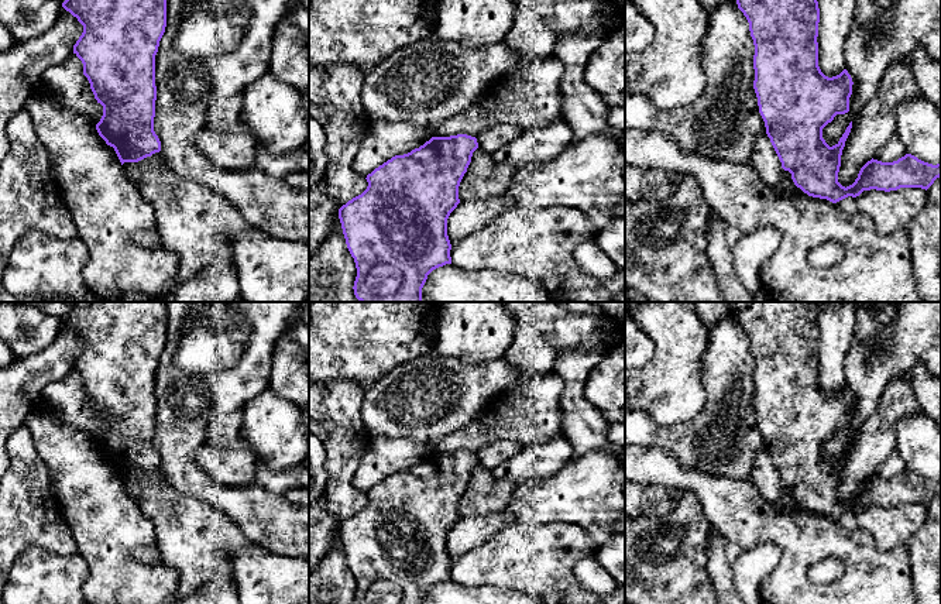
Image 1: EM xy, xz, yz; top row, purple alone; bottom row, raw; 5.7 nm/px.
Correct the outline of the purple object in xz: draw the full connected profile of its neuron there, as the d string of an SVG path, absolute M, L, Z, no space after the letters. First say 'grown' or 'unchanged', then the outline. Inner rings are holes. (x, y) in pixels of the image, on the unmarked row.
unchanged; M432 453L367 491L367 505L339 525L357 593L353 604L423 604L427 591L451 580L447 535L460 519L459 502L478 464L475 453Z

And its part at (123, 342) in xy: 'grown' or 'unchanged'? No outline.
unchanged

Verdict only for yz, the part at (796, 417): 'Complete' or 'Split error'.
Complete

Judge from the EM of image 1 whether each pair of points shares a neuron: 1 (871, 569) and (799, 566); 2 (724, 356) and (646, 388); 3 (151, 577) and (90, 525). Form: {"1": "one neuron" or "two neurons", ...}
{"1": "one neuron", "2": "two neurons", "3": "one neuron"}

